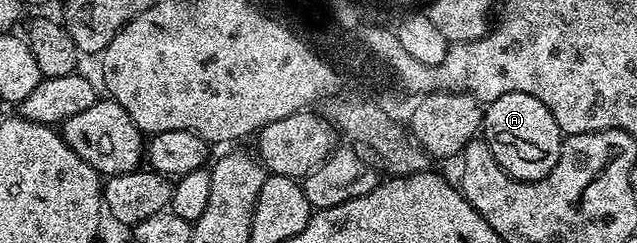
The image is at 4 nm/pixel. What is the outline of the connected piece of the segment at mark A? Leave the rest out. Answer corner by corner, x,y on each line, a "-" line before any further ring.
504,93
504,97
496,97
485,108
482,117
481,134
486,144
492,149
492,157
504,168
514,179
528,179
537,181
543,179
556,165
556,161
562,156
562,131
556,125
556,117
544,109
544,101
532,97
528,93

